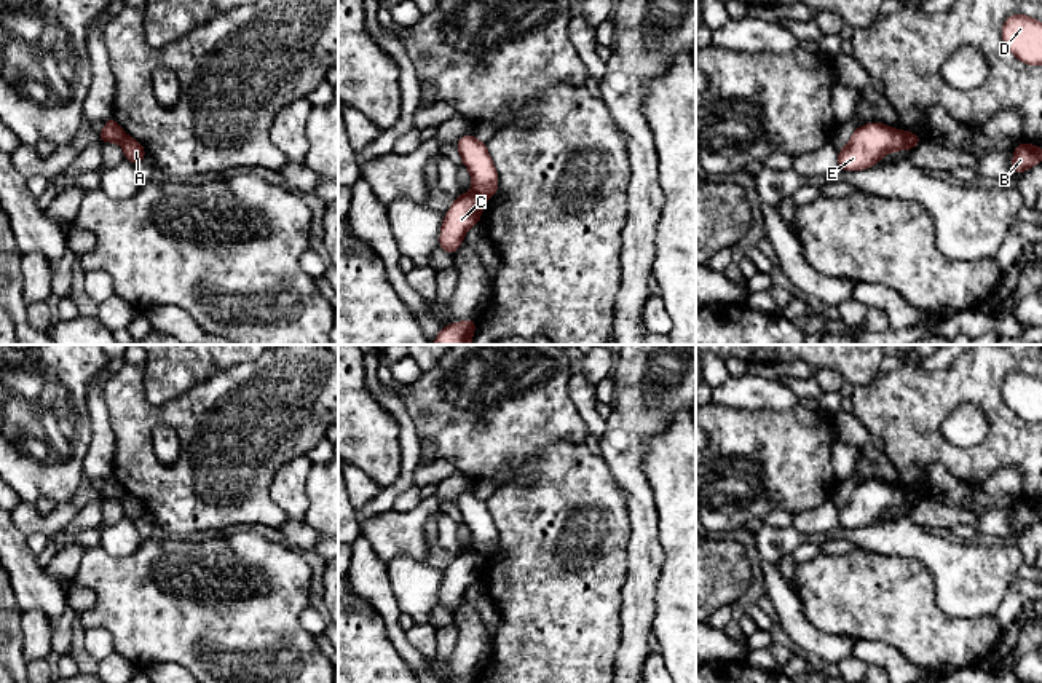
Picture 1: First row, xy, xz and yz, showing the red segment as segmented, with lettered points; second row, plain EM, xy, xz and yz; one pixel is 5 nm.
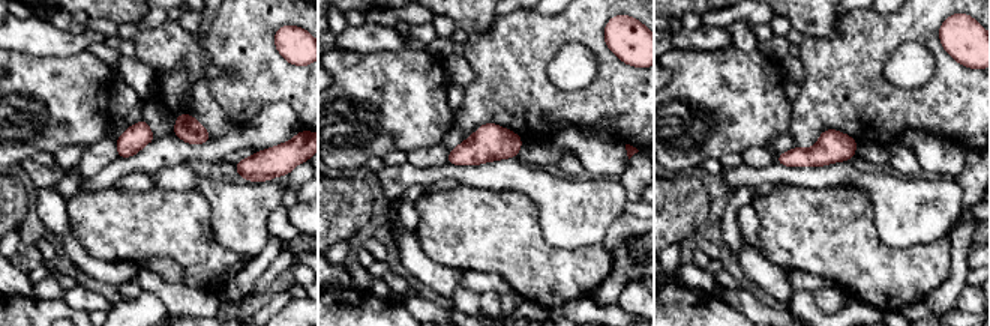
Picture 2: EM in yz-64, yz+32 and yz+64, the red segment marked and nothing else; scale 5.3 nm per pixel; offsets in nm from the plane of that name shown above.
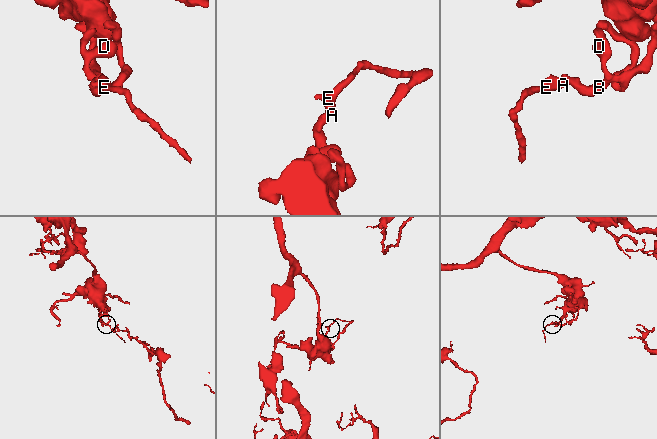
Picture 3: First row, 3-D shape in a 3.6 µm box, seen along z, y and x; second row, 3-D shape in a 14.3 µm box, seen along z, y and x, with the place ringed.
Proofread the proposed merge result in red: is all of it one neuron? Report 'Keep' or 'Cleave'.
Cleave

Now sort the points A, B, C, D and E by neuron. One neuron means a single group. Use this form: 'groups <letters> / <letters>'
groups A E / B C D

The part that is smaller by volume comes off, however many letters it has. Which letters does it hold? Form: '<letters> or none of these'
A, E

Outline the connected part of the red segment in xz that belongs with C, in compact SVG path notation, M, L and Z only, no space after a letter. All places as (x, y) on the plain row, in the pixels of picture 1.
M461 551L444 573L439 603L455 611L463 602L464 590L479 581L485 559L477 551Z

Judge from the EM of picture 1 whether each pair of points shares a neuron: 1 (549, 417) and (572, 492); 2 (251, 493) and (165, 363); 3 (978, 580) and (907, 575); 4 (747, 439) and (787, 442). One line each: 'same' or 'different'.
1: different
2: different
3: different
4: same

